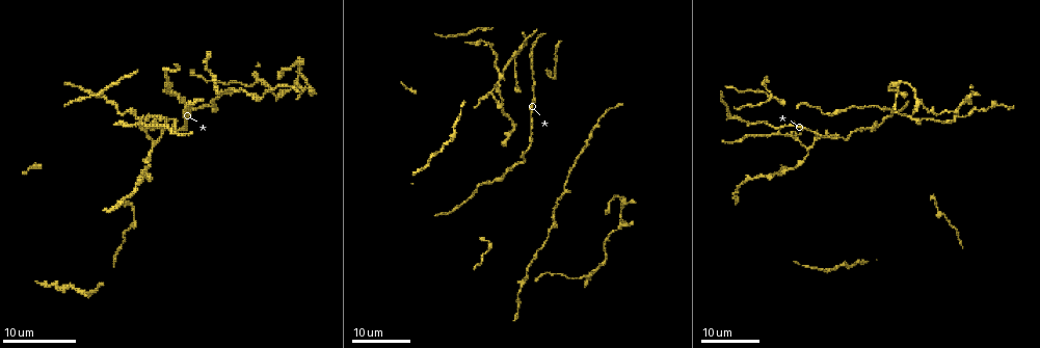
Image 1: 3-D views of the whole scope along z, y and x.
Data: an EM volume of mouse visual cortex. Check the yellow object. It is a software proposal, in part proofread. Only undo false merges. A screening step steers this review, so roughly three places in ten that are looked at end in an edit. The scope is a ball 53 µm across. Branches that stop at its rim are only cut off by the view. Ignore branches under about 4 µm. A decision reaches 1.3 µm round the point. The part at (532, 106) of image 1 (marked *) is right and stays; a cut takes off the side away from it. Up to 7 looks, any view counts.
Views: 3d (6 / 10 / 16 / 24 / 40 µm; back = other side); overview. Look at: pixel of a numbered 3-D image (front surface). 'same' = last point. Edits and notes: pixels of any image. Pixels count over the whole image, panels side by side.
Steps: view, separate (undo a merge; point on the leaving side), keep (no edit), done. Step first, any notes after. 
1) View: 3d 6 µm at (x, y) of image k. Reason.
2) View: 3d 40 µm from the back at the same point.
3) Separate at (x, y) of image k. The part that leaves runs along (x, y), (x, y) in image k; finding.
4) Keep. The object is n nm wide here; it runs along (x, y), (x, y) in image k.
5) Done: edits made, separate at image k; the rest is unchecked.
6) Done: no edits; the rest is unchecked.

View: 3d 24 µm at (978, 109) of image 1. Thin arm on a thick one.

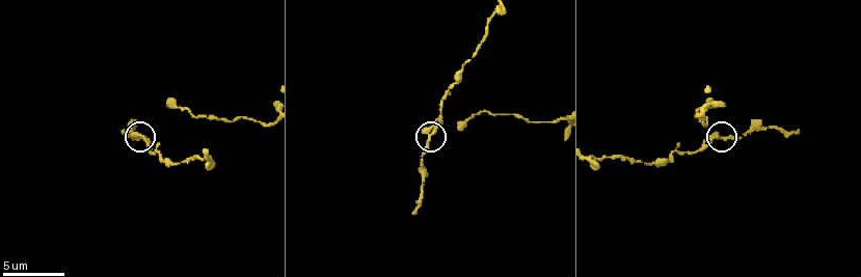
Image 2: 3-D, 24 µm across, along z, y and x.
View: 3d 10 µm at (727, 139) of image 2.

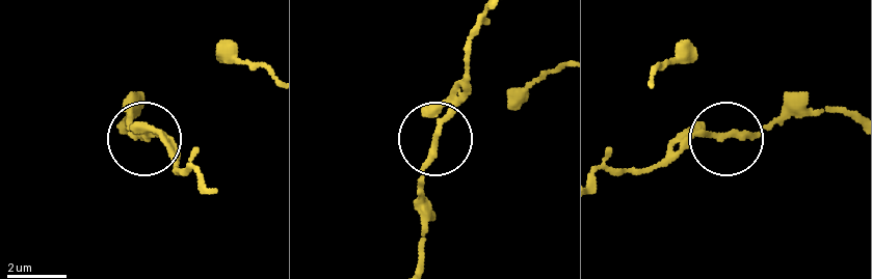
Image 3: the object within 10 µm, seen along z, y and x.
Keep. Continuous, no second cell.

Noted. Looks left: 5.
View: 3d 24 µm at (490, 93) of image 1. Two arms in line, one across.

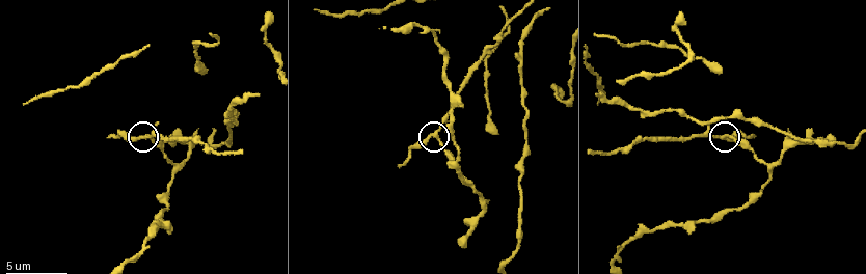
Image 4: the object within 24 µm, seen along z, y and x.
View: 3d 6 µm at (143, 138) of image 4.

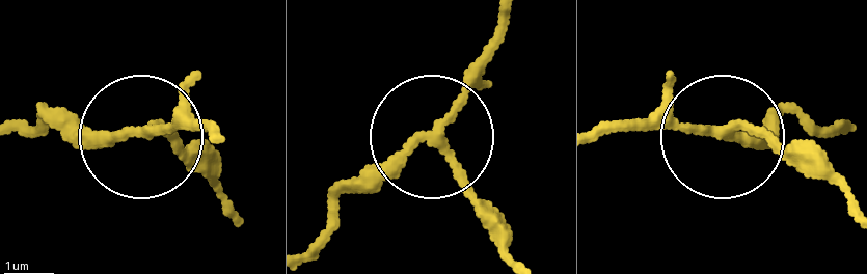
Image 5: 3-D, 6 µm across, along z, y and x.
View: 3d 6 µm from the back at (137, 130) of image 5.

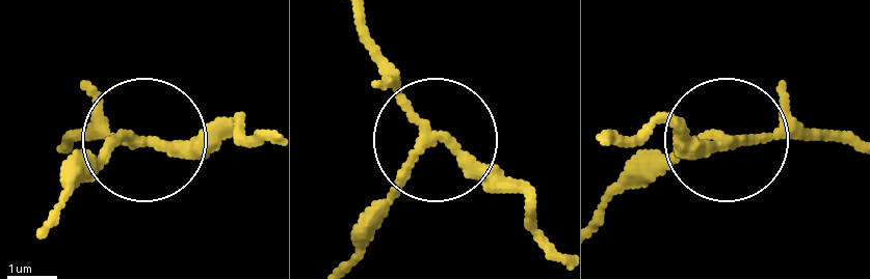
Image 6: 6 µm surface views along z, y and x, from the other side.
Keep. 3 arms meet here; all the same cell.

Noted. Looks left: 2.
View: 3d 10 µm at (469, 182) of image 4. A fork.

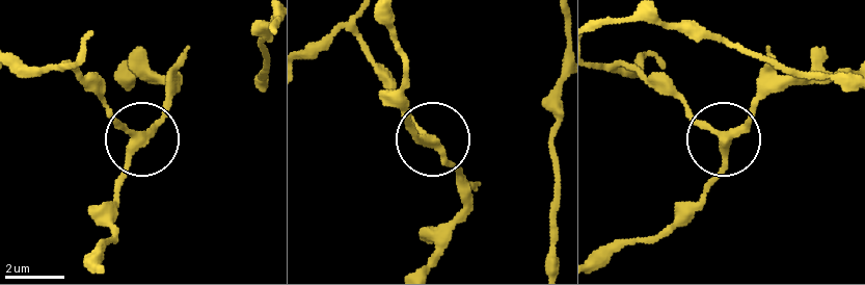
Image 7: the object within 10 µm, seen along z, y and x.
Keep. The side arm is 7 µm long; 3 arms meet here; one cell here.

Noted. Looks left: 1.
Done: no edits; the rest is unchecked.

